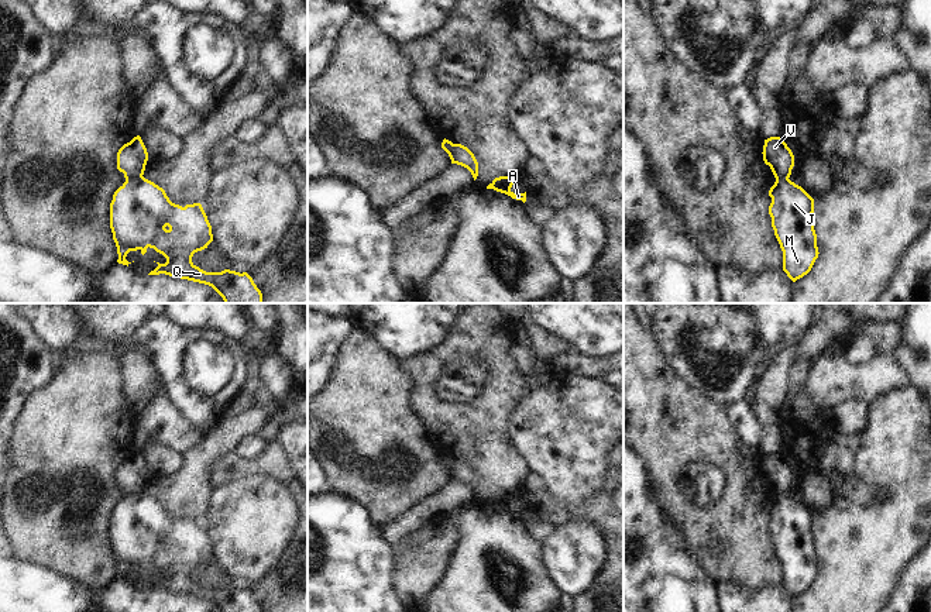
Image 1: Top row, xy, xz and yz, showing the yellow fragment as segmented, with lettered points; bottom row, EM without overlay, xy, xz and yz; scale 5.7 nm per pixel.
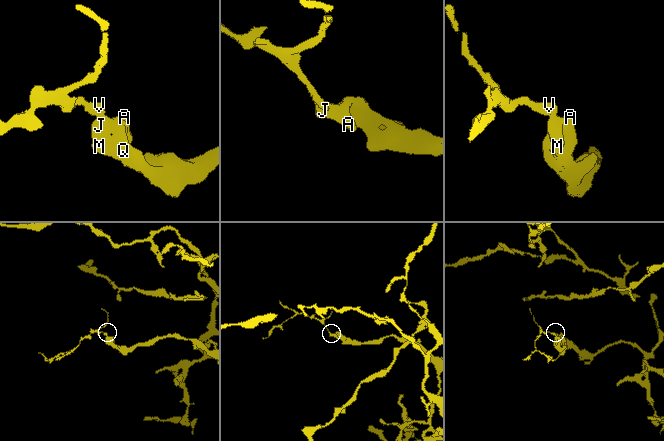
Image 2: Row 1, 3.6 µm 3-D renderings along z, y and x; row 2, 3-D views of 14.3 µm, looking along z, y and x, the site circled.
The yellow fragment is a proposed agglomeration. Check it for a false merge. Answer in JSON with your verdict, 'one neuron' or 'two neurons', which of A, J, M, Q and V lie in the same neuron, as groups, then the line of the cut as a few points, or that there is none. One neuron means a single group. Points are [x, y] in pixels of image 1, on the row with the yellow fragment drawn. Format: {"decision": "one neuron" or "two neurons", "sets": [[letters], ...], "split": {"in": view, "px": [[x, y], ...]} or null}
{"decision": "two neurons", "sets": [["A", "J", "M", "Q"], ["V"]], "split": {"in": "xy", "px": [[141, 175], [126, 179]]}}

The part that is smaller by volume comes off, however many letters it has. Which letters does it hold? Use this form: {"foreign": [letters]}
{"foreign": ["V"]}

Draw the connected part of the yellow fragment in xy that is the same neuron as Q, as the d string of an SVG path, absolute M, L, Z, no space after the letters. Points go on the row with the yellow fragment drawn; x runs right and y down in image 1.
M144 176L126 179L114 192L110 203L110 228L117 247L118 264L130 265L126 259L130 251L140 250L144 255L147 248L154 248L166 258L165 264L148 275L165 274L212 286L224 303L262 303L262 293L247 272L224 269L221 272L206 272L192 262L195 252L207 248L213 241L212 226L200 203L185 207L169 200L165 190Z

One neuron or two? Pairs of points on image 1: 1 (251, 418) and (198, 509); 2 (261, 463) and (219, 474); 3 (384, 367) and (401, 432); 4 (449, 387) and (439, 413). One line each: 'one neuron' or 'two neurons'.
1: one neuron
2: one neuron
3: one neuron
4: two neurons

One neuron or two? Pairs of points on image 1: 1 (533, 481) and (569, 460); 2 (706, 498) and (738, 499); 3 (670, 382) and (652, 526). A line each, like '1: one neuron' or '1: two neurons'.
1: two neurons
2: two neurons
3: two neurons

